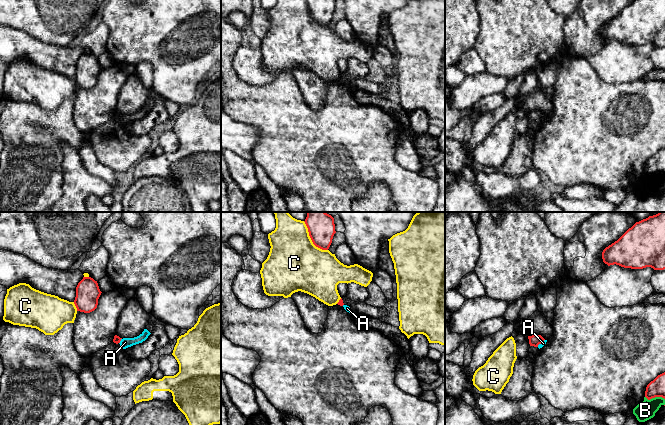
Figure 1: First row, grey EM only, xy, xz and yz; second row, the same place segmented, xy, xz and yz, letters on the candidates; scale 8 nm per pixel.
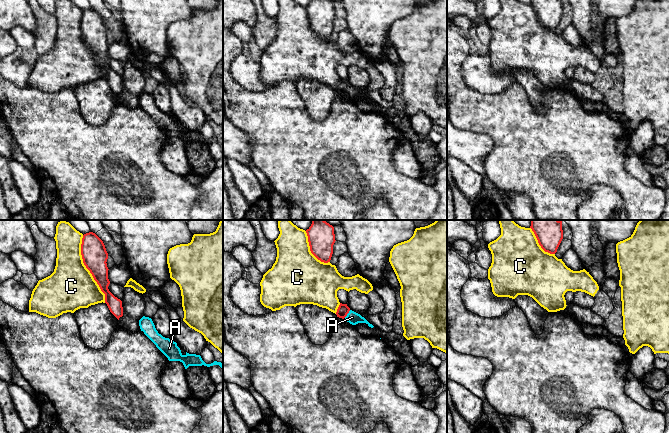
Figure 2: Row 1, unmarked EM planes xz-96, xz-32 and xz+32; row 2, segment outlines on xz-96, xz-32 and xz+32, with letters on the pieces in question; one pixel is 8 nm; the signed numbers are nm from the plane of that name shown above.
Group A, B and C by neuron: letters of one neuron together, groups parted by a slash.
A / B / C

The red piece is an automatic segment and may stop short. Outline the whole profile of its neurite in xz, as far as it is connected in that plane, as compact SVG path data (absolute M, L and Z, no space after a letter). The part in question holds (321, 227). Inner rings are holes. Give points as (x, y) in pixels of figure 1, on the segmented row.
M307 212L304 222L313 244L322 250L328 250L336 233L334 218L326 212Z

